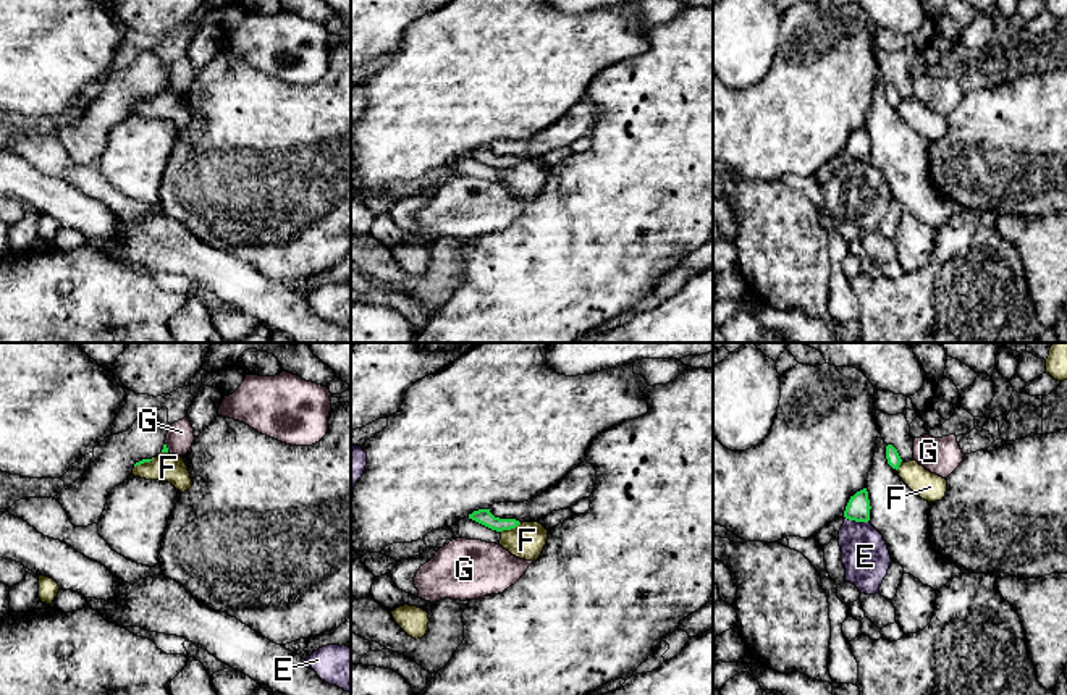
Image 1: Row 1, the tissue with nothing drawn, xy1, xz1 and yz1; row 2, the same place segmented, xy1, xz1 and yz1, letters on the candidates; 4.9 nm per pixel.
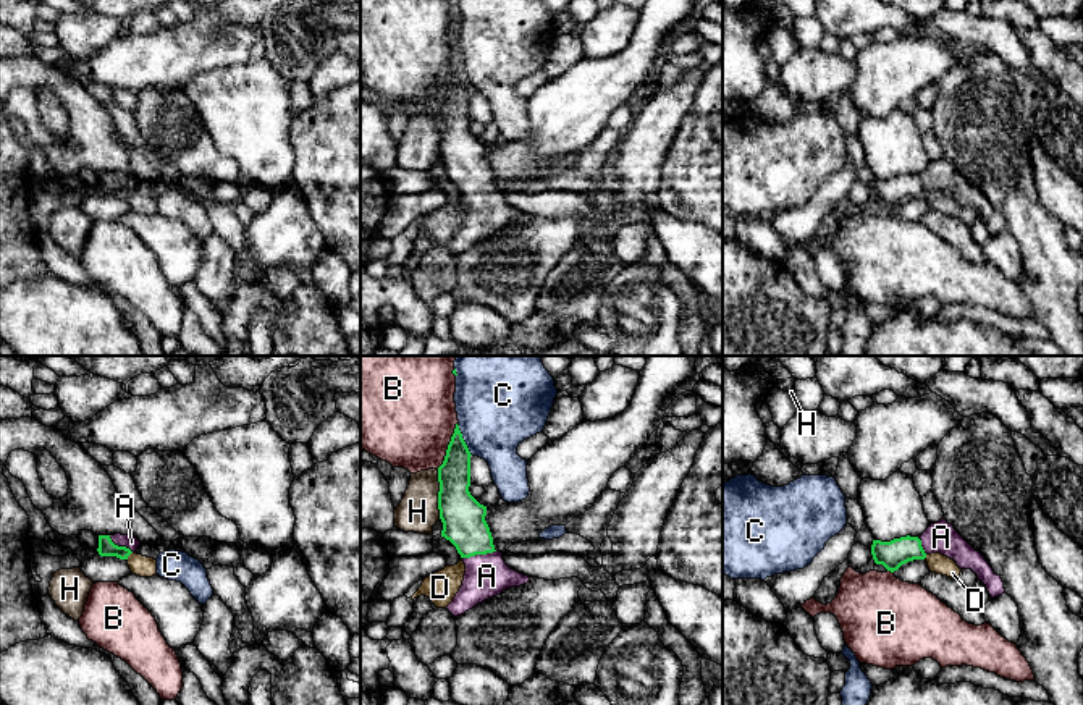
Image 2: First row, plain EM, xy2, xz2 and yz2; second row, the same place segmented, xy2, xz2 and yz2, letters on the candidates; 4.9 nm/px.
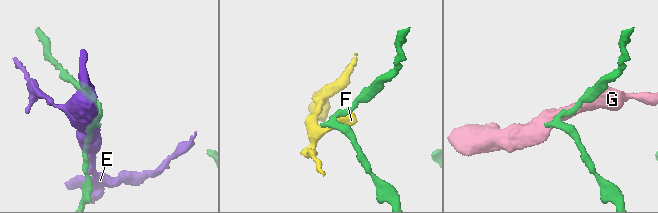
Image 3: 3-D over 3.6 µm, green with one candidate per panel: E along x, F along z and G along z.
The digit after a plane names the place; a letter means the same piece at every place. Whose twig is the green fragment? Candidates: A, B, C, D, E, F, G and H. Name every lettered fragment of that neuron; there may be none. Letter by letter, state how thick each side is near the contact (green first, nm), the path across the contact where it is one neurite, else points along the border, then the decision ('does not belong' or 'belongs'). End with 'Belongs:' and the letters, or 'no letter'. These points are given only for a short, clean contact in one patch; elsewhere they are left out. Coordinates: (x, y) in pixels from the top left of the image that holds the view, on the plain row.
A: 220 nm thick on the green side, 220 nm on the other; runs through xz2 (463, 154), (479, 191), (487, 214); belongs
B: 160 nm thick on the green side, 480 nm on the other; does not belong
C: 160 nm thick on the green side, 420 nm on the other; does not belong
D: 80 nm thick on the green side, 100 nm on the other; border along xy2 (131, 189), (126, 198); does not belong
E: 120 nm thick on the green side, 240 nm on the other; does not belong
F: 80 nm thick on the green side, 180 nm on the other; border along xz1 (519, 160), (500, 170); does not belong
G: 30 nm thick on the green side, 140 nm on the other; border along xy1 (165, 81), (168, 89); does not belong
H: 220 nm thick on the green side, 200 nm on the other; does not belong
Belongs: A

